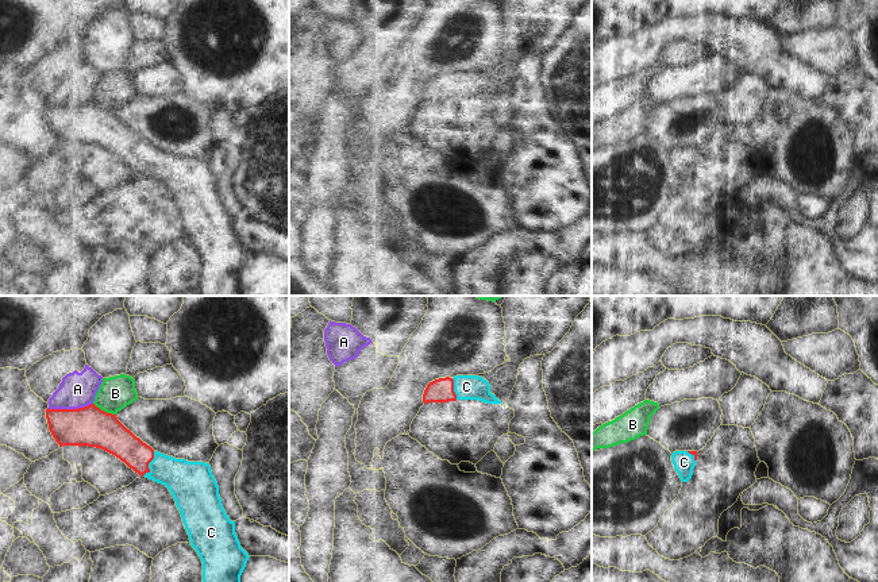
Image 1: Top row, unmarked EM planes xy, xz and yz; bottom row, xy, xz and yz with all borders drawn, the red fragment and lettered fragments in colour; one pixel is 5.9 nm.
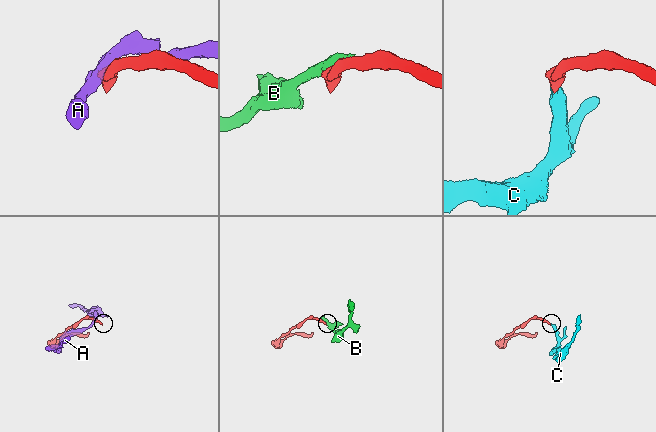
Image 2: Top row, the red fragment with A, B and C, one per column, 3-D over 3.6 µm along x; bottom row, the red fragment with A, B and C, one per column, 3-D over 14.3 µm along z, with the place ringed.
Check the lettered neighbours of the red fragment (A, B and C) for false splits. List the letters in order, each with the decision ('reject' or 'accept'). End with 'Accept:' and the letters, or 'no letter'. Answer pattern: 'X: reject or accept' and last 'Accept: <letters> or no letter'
A: reject
B: reject
C: accept
Accept: C

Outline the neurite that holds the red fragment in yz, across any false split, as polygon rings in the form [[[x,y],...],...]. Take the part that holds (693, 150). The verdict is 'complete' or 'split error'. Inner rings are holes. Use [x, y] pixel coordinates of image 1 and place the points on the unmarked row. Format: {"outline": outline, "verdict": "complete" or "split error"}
{"outline": [[[675,149],[671,159],[682,180],[688,180],[693,173],[697,158],[697,149]]], "verdict": "split error"}

